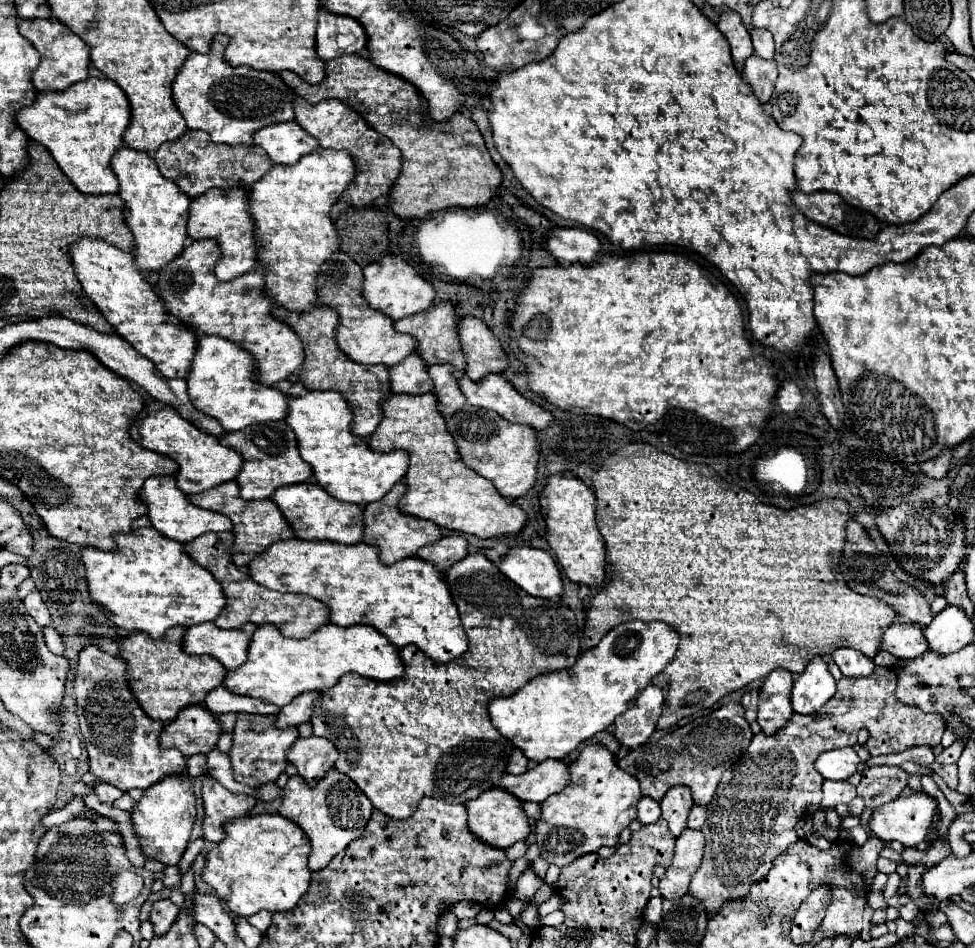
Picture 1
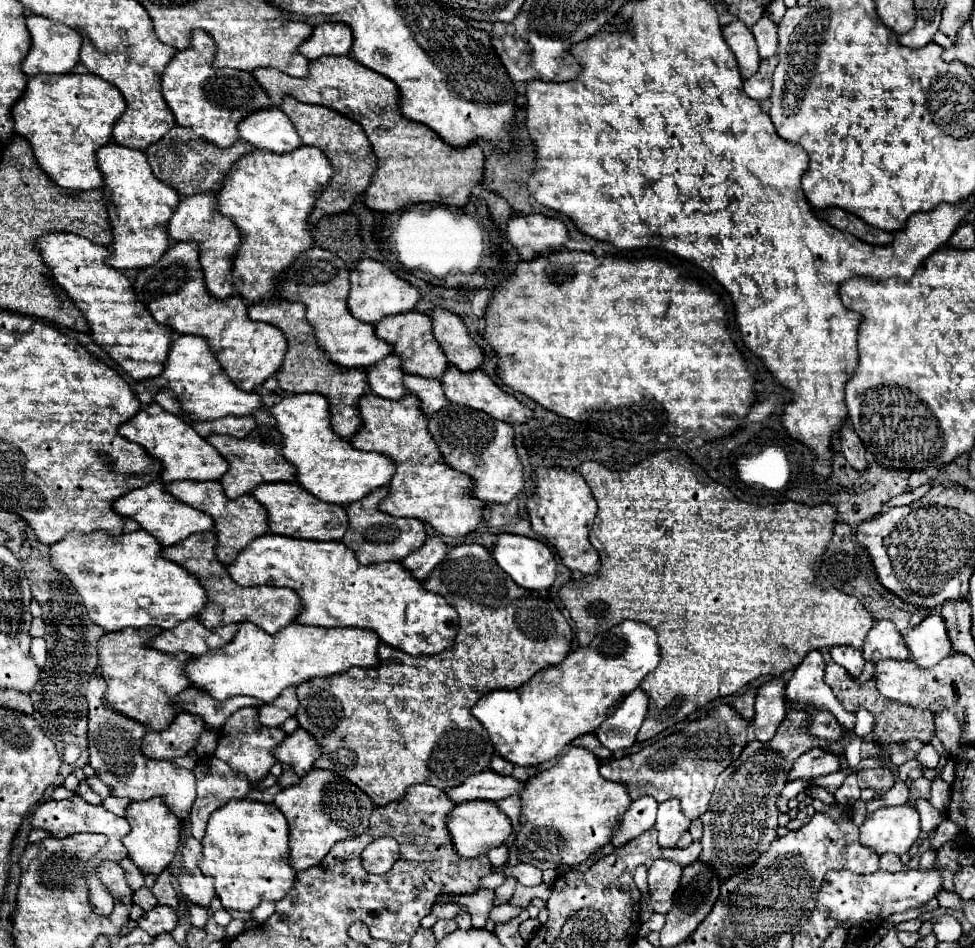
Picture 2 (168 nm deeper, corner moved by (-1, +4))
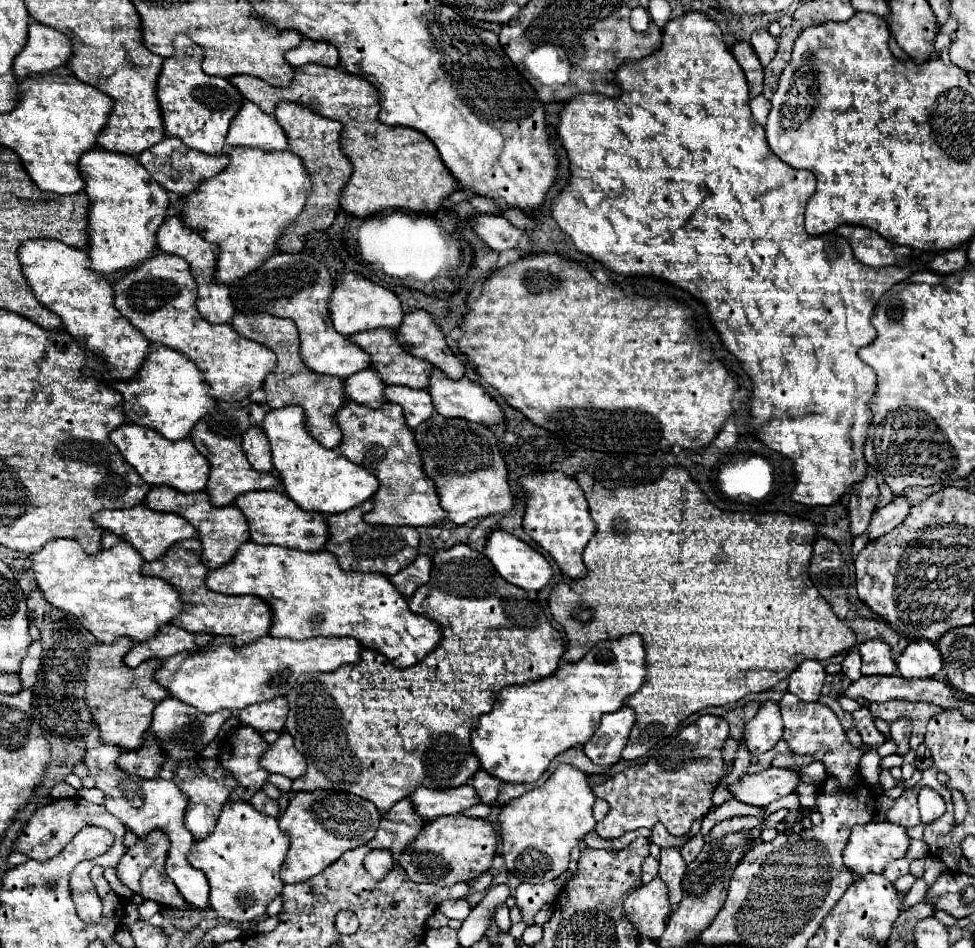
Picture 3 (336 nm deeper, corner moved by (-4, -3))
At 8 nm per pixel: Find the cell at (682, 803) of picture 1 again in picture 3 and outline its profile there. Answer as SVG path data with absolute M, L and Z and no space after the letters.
M661 849L661 867L659 867L659 877L665 881L669 889L669 905L671 911L677 909L677 903L681 901L681 877L685 873L685 861L681 859L679 849Z

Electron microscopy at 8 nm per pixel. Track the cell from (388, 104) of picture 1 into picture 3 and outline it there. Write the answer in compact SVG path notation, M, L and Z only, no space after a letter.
M297 67L293 81L287 87L273 87L251 75L233 75L229 81L247 101L253 101L265 113L273 113L273 107L279 101L291 101L343 125L339 135L341 151L351 161L353 175L341 191L339 205L349 215L369 217L389 207L413 213L435 213L441 207L441 201L459 189L433 143L429 143L429 139L419 131L379 123L377 91L365 79L353 77L341 67Z

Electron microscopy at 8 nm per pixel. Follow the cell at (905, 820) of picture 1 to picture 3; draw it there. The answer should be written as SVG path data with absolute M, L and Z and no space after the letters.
M871 821L867 825L855 825L851 829L851 837L849 837L849 843L843 851L843 863L845 867L855 873L855 875L865 875L865 873L883 873L885 865L889 861L895 861L895 859L901 859L905 857L905 851L909 847L909 837L905 833L903 827L897 827L893 823L877 823L877 821Z

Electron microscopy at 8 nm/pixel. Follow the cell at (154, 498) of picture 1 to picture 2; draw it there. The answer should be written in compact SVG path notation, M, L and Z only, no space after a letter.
M154 480L154 482L146 484L144 488L136 488L136 490L130 490L128 494L120 496L114 502L114 510L118 510L122 516L134 518L146 532L154 534L162 546L172 546L176 542L182 542L182 540L186 540L186 536L196 534L196 532L214 530L214 520L210 520L208 514L194 510L192 506L188 506L180 500L174 500L174 498L166 500L166 496L170 496L170 492L166 492L164 484L160 480Z

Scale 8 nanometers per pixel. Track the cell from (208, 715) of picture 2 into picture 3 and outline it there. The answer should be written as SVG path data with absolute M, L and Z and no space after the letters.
M163 699L157 703L153 711L153 721L149 731L159 741L161 751L175 761L201 757L201 751L215 739L221 725L231 717L231 711L217 711L213 715L205 715L201 711L193 711L193 707L185 707L185 703L177 703L177 699Z

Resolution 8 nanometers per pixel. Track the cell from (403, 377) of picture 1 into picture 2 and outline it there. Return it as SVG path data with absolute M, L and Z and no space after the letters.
M390 354L386 356L382 362L366 368L368 372L368 384L370 390L382 398L390 398L390 400L398 400L404 398L408 394L402 378L402 360L398 354Z

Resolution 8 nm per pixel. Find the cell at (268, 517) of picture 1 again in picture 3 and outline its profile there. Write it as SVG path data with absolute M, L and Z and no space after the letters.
M153 485L149 489L149 495L145 497L145 505L149 509L153 509L153 511L181 515L183 519L193 523L193 527L197 527L197 535L201 539L201 563L207 569L219 569L221 565L231 561L231 557L235 555L235 551L237 551L237 547L241 543L249 541L247 523L245 523L243 513L235 505L213 507L209 503L209 497L205 495L205 491L199 491L199 493L179 493L179 491L169 491L167 487L161 487L161 485Z

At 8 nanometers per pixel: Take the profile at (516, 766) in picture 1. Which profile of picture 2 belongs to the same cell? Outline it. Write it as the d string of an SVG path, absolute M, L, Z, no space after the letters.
M494 756L492 758L492 762L490 762L490 770L494 770L494 772L498 772L498 774L512 774L512 770L514 770L514 764L512 762L508 762L508 760L504 760L502 756Z

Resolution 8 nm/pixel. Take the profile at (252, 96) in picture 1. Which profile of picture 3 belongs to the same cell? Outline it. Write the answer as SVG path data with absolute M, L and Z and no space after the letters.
M177 35L173 39L173 49L175 53L163 61L163 69L157 79L157 101L165 137L177 137L187 147L207 155L221 155L227 127L245 99L241 99L241 93L227 79L211 77L201 71L203 51L187 35Z

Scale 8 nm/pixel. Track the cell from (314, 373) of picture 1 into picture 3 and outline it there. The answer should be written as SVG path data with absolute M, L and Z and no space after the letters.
M235 315L231 321L231 327L265 347L269 347L277 355L277 367L271 371L265 381L263 381L263 391L267 393L267 405L271 409L279 409L283 405L299 405L305 411L305 429L307 433L317 439L327 449L335 449L339 445L341 433L339 427L333 423L333 415L337 409L343 405L345 395L343 395L343 383L337 377L327 377L327 375L317 375L313 371L307 371L307 367L301 363L299 357L299 339L297 339L297 327L289 319L281 317L271 317L271 315Z

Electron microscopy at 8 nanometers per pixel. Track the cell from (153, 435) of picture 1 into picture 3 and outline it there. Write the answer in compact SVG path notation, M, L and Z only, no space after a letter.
M131 423L117 427L109 435L109 439L117 445L123 459L143 477L145 483L165 485L179 493L195 493L205 489L205 479L209 479L209 463L205 463L205 459L201 459L201 455L193 451L193 443L189 443L189 439L161 439L161 435L157 435L153 429Z

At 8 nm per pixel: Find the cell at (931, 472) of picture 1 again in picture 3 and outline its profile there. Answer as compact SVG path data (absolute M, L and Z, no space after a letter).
M897 497L893 503L889 503L881 509L875 509L873 517L871 517L871 523L869 523L869 529L867 529L869 541L875 541L877 537L883 537L893 527L897 527L903 521L903 517L909 513L909 507L911 507L909 501L905 501L903 497Z

